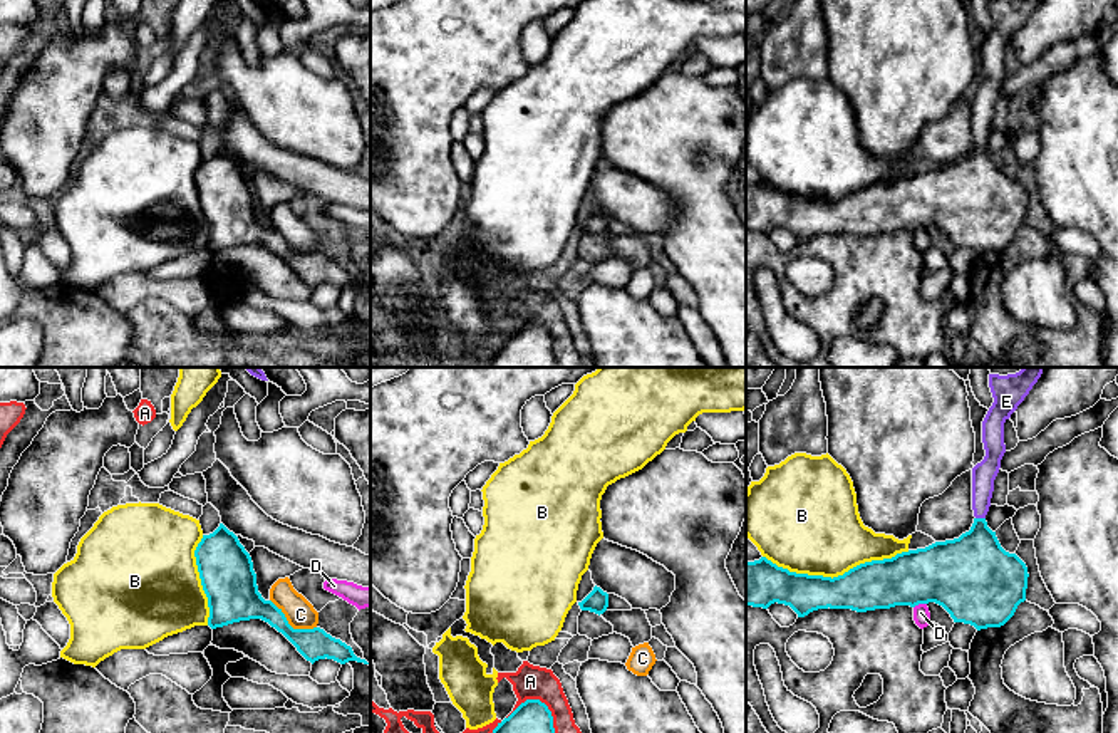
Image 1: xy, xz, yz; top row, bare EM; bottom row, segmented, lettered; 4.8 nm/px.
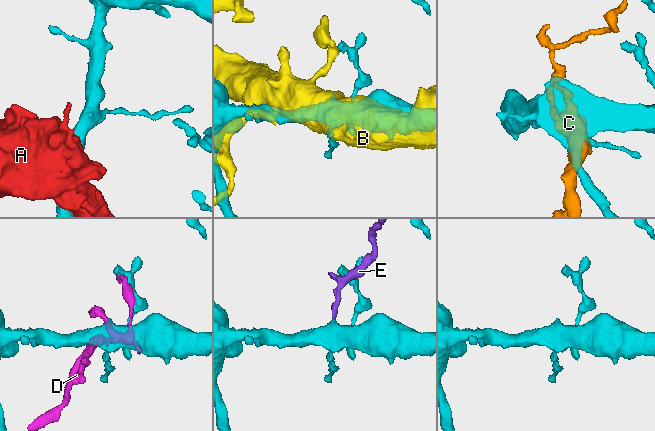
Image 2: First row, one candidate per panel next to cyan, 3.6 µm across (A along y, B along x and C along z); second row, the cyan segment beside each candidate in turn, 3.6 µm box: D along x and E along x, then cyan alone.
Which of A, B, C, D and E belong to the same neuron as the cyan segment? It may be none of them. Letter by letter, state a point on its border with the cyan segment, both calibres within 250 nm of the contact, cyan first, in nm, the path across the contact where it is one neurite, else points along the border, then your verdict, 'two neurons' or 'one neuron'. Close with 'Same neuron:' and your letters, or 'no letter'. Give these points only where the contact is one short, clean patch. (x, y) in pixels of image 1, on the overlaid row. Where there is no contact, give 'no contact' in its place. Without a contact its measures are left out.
A: xz (538, 700) | 160/160 nm | two neurons
B: yz (835, 577) | 240/440 nm | two neurons
C: xy (289, 624) | 180/140 nm | along xy (270, 599), (294, 628), (315, 628) | two neurons
D: yz (919, 603) | 360/80 nm | two neurons
E: yz (981, 519) | 340/120 nm | across yz (974, 569), (981, 519), (984, 473) | one neuron
Same neuron: E

